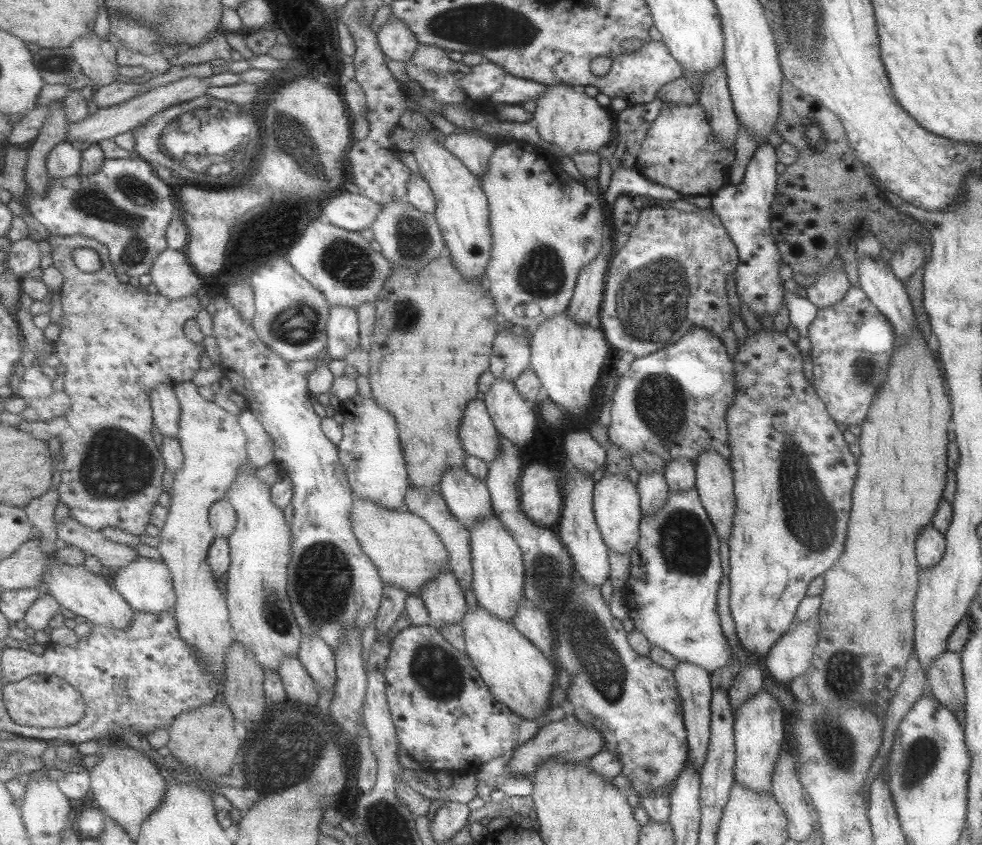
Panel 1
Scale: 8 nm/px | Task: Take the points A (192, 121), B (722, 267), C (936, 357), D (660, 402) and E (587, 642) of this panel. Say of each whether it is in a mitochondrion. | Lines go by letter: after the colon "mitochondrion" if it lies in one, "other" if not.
A: mitochondrion
B: other
C: other
D: mitochondrion
E: mitochondrion

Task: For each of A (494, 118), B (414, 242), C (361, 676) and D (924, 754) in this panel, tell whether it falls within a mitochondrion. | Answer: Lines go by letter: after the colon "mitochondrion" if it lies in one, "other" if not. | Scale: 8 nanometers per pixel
A: other
B: mitochondrion
C: other
D: mitochondrion

